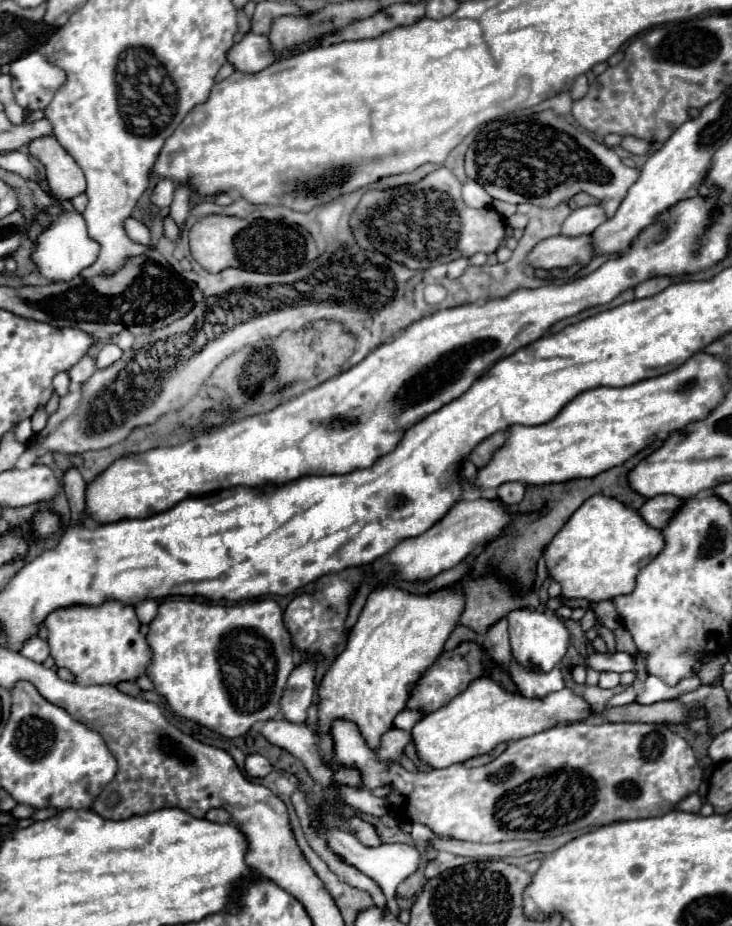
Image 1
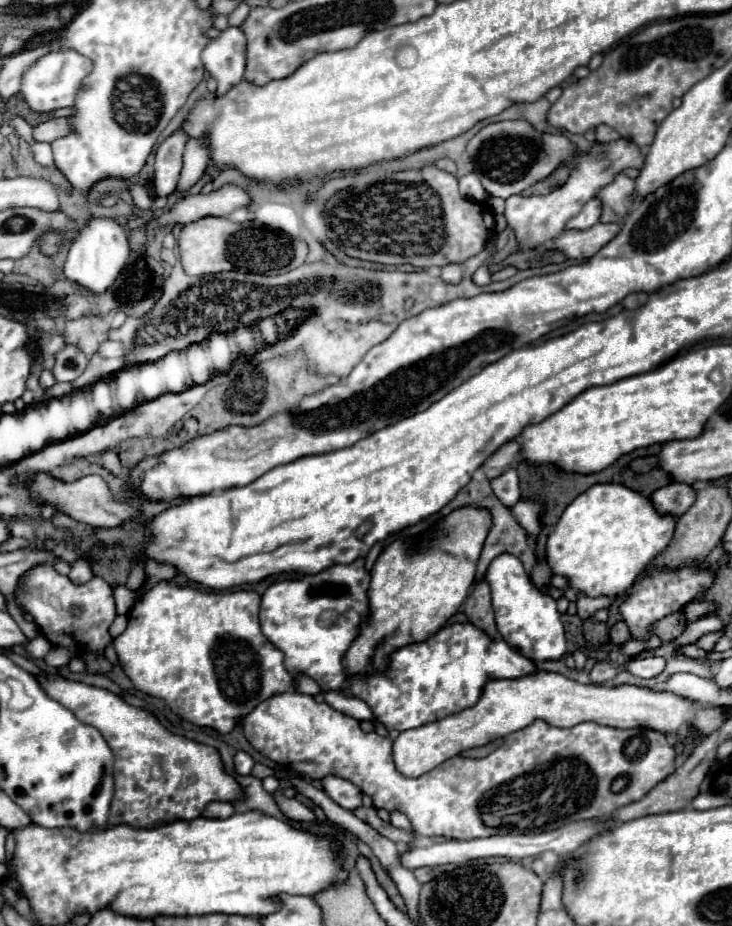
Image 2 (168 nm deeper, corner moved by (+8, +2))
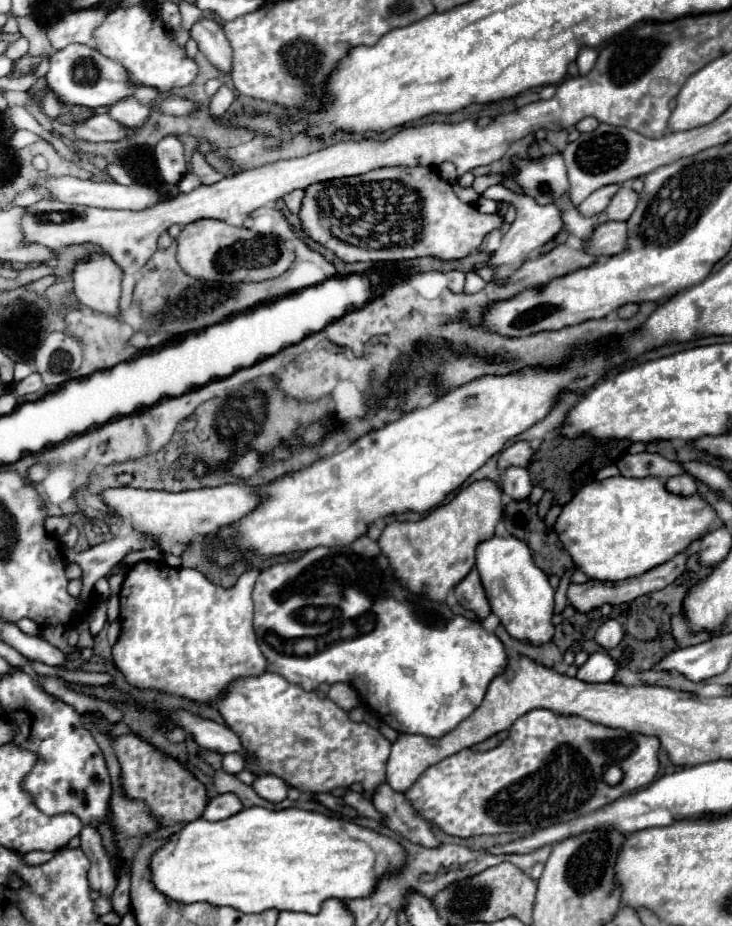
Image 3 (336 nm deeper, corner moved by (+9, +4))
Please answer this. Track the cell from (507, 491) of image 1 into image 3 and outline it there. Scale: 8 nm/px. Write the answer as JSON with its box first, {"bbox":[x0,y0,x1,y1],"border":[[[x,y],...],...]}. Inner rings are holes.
{"bbox":[501,467,533,501],"border":[[[509,467],[501,477],[501,491],[513,501],[527,499],[533,485],[525,467]]]}

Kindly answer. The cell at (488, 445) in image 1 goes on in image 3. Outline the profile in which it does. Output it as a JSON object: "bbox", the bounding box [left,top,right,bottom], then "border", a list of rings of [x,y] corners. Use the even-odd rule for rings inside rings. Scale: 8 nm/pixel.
{"bbox":[499,441,533,471],"border":[[[517,441],[513,443],[511,447],[507,447],[501,455],[499,455],[499,471],[505,471],[507,467],[513,467],[513,465],[519,465],[519,467],[527,467],[529,459],[533,455],[533,449],[527,441]]]}

